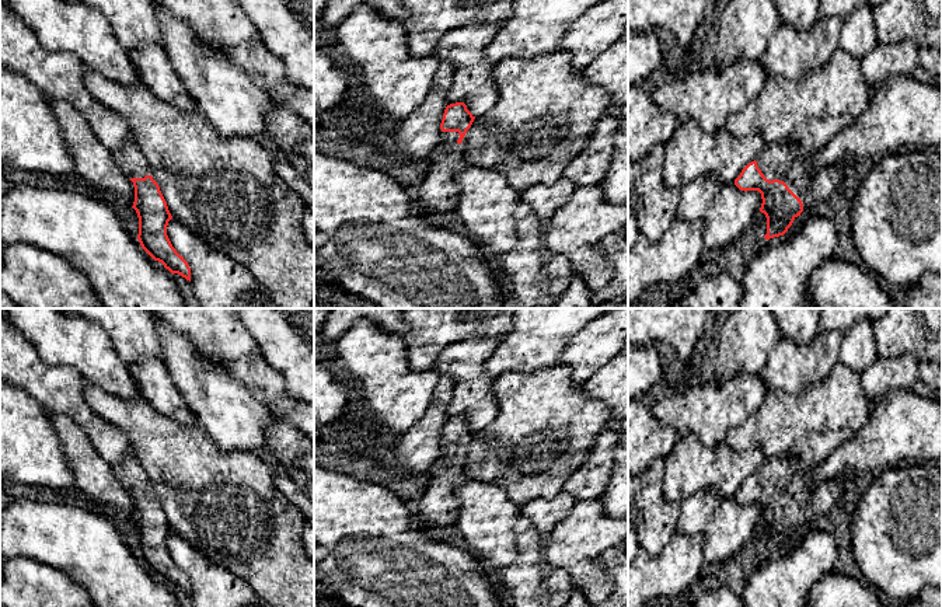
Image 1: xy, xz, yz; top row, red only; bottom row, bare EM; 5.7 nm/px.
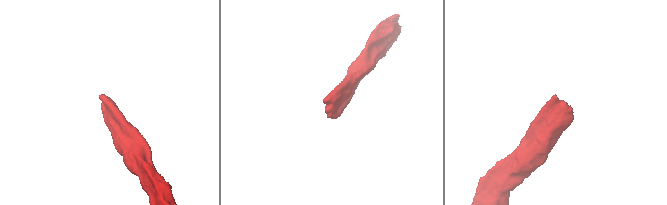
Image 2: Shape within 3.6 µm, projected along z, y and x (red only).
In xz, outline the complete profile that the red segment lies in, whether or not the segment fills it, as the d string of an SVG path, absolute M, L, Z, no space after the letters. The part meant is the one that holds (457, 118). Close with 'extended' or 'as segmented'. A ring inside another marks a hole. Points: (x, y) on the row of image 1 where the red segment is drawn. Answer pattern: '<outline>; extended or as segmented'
M464 102L446 107L440 129L442 139L433 151L429 174L425 177L414 205L432 220L435 214L454 212L461 188L454 182L454 175L464 165L460 144L471 128L475 116Z; extended

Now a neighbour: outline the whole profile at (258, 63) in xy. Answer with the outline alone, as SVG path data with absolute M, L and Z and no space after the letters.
M262 42L238 45L227 56L278 105L290 109L314 128L314 91L293 86L285 76L283 62Z

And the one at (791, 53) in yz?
M838 17L819 18L806 31L781 24L758 57L768 79L800 80L823 66L835 52L844 21Z

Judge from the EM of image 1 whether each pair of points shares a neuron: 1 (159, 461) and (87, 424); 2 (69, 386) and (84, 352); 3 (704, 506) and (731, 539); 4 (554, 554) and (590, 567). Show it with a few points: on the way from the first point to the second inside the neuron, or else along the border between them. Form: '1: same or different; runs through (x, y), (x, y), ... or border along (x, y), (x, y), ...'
1: different; border along (108, 422), (125, 435), (136, 456)
2: different; border along (45, 362), (70, 365), (87, 382)
3: same; runs through (711, 515), (726, 530)
4: same; runs through (562, 554), (576, 554), (582, 560)

